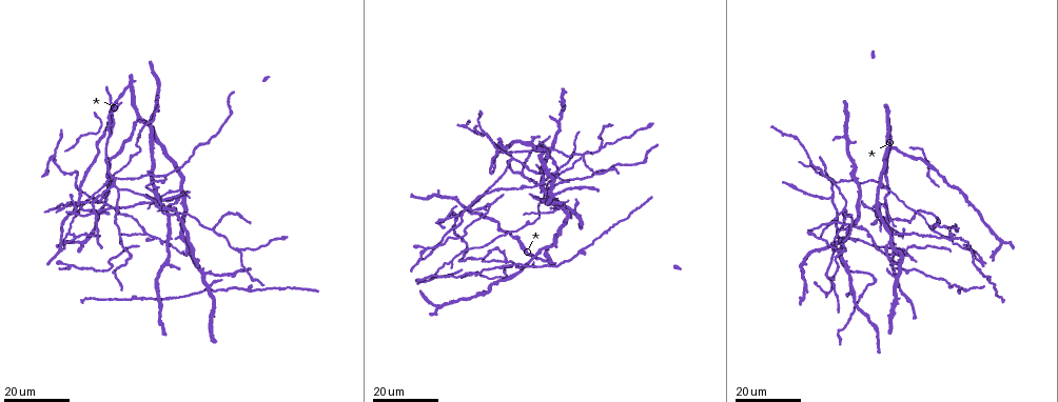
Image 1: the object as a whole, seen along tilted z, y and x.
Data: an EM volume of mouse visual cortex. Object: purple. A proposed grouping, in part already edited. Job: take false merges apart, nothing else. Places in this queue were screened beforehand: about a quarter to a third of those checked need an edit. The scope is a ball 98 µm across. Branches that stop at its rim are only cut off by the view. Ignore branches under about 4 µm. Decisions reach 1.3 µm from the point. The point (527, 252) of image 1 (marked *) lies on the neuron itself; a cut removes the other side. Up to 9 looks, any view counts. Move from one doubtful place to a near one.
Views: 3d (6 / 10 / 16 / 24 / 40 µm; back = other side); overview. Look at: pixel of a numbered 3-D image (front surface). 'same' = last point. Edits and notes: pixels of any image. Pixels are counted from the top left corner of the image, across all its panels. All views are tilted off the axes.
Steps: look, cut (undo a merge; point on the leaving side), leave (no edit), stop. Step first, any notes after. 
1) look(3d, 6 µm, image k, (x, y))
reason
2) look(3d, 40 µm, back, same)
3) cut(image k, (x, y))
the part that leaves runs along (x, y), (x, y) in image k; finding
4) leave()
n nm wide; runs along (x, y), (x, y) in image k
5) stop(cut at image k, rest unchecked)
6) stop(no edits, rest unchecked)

look(3d, 24 µm, image 1, (511, 156))
three arms meet

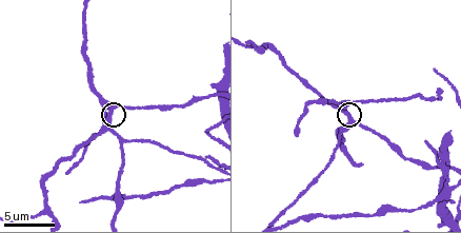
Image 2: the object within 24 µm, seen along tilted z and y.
look(3d, 6 µm, image 2, (111, 107))

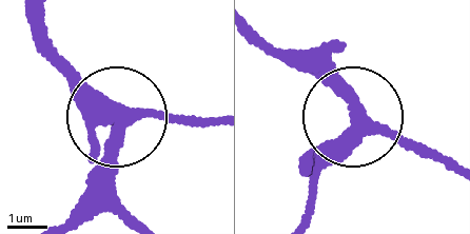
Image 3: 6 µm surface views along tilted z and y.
leave()
3 arms; runs along (93, 155), (91, 132), (108, 118), (201, 129) in image 3; continuous, no second neuron

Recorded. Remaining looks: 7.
look(3d, 24 µm, image 1, (170, 215))
two arms in line, one across

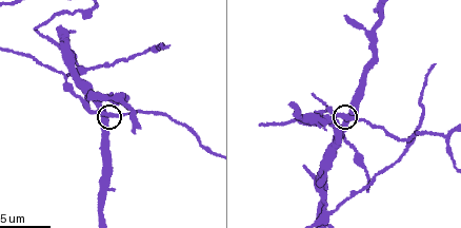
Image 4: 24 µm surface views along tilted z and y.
look(3d, 6 µm, image 4, (108, 116))

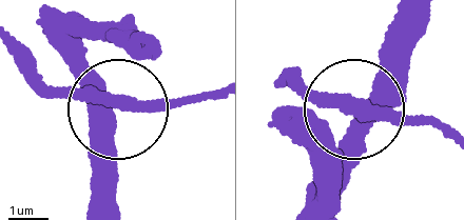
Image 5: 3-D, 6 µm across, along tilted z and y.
leave()
side arm 50 µm; 3 arms; one neuron here

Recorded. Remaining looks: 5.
look(3d, 16 µm, image 1, (176, 200))
looks like a crossing

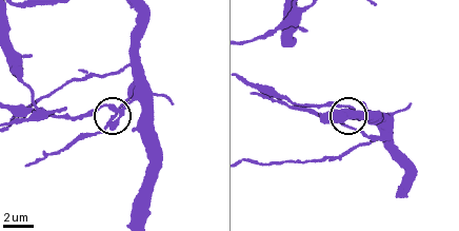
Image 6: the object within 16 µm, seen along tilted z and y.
look(3d, 6 µm, image 6, (117, 109))
zoom in

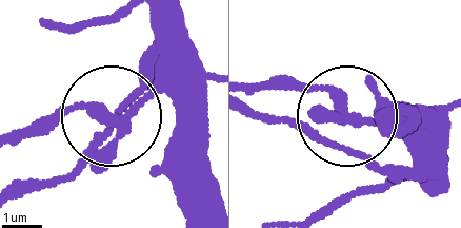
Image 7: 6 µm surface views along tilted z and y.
cut(image 7, (57, 119))
4 arms; the part that leaves runs along (106, 119), (69, 112), (13, 132) in image 7; two neurons meet here

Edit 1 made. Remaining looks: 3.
look(overview)

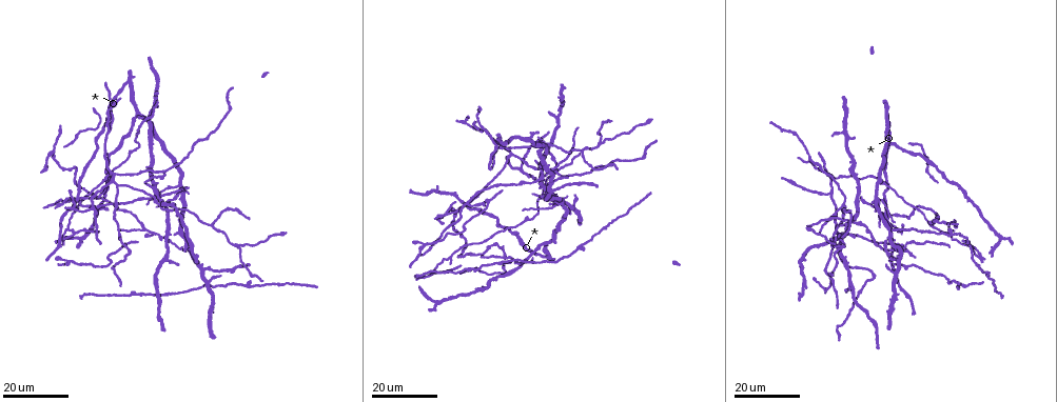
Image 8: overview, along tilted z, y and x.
look(3d, 16 µm, image 8, (502, 257))
side arm on a straight run

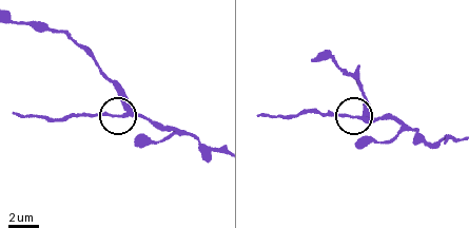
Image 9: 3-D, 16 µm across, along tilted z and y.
look(3d, 10 µm, image 9, (129, 114))
closer look

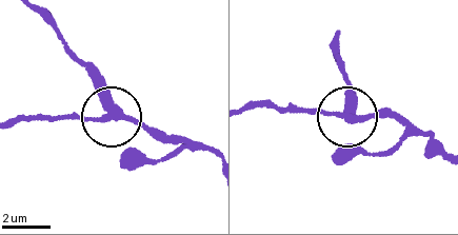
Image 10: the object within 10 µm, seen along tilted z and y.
leave()
runs along (331, 49), (347, 89), (347, 117), (276, 109) in image 10; continuous, no second neuron

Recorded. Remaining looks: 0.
stop(cut at image 7, rest unchecked)

